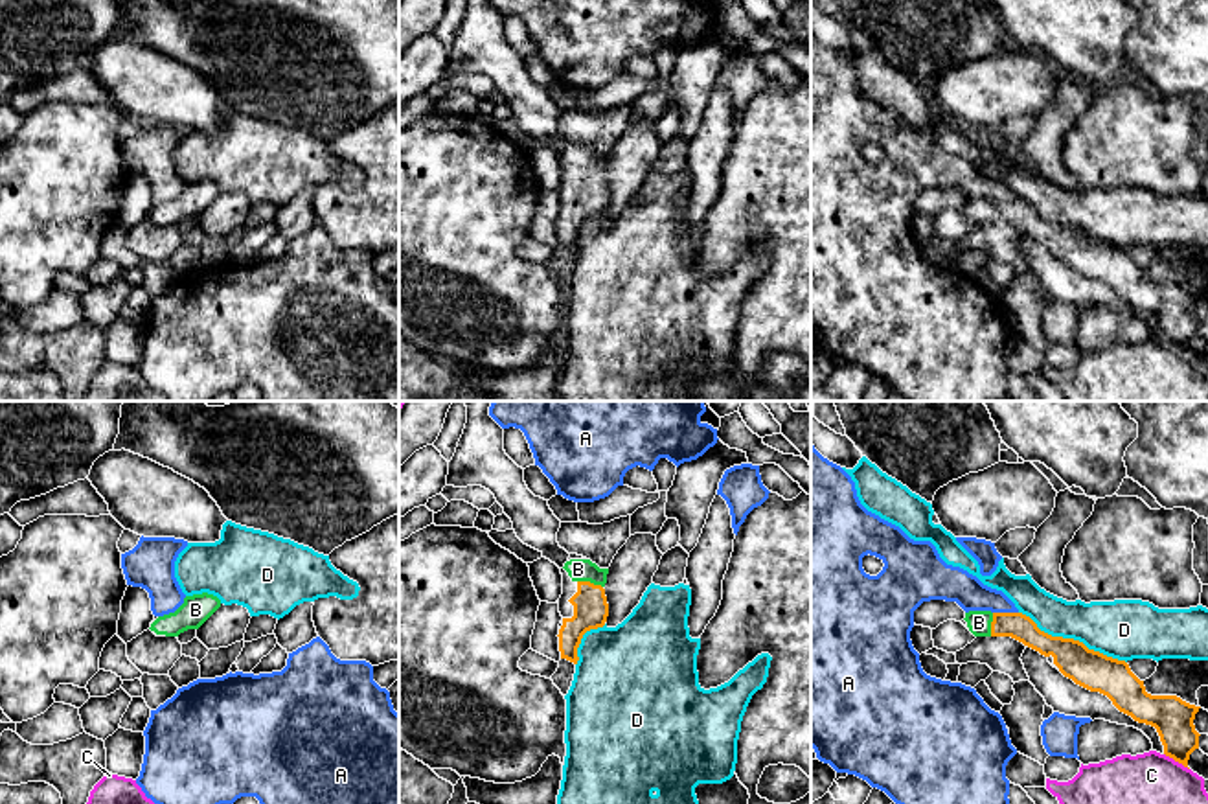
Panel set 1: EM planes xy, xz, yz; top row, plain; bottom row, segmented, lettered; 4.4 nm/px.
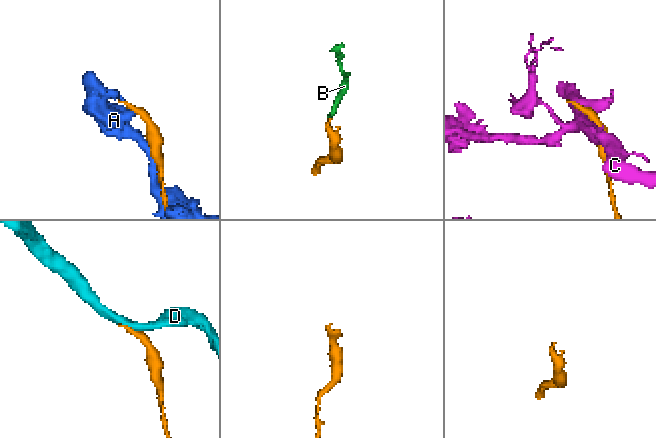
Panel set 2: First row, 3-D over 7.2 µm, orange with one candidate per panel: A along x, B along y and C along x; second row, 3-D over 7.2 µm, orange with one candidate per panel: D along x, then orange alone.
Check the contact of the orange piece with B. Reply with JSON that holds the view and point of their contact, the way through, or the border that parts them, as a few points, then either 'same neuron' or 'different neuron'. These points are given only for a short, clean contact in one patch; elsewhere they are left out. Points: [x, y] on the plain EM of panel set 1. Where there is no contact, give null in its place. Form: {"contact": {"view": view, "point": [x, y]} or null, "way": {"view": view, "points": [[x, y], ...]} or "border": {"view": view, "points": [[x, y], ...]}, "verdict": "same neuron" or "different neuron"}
{"contact": {"view": "xz", "point": [589, 170]}, "way": {"view": "xz", "points": [[591, 197], [589, 170], [578, 157]]}, "verdict": "same neuron"}

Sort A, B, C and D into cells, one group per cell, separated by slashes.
A / B / C / D

